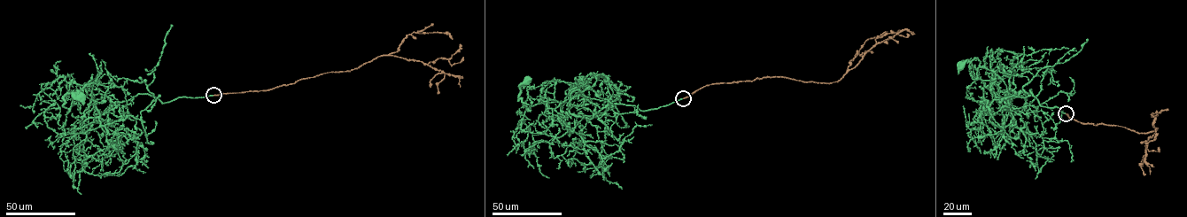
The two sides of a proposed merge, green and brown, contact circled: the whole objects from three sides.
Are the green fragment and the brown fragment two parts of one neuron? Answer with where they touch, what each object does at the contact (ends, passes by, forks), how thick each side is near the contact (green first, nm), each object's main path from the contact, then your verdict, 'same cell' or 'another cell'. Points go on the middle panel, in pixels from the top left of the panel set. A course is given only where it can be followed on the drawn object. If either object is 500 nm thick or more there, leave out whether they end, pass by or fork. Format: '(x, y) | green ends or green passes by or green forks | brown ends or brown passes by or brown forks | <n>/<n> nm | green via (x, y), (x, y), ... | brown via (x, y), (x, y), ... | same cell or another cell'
(683, 98) | green ends | brown ends | 280/360 nm | green via (683, 98), (640, 111), (614, 104), (585, 118), (554, 100), (553, 80), (530, 89), (527, 81) | brown via (683, 98), (706, 86), (757, 78), (840, 81), (876, 39), (908, 34) | same cell

